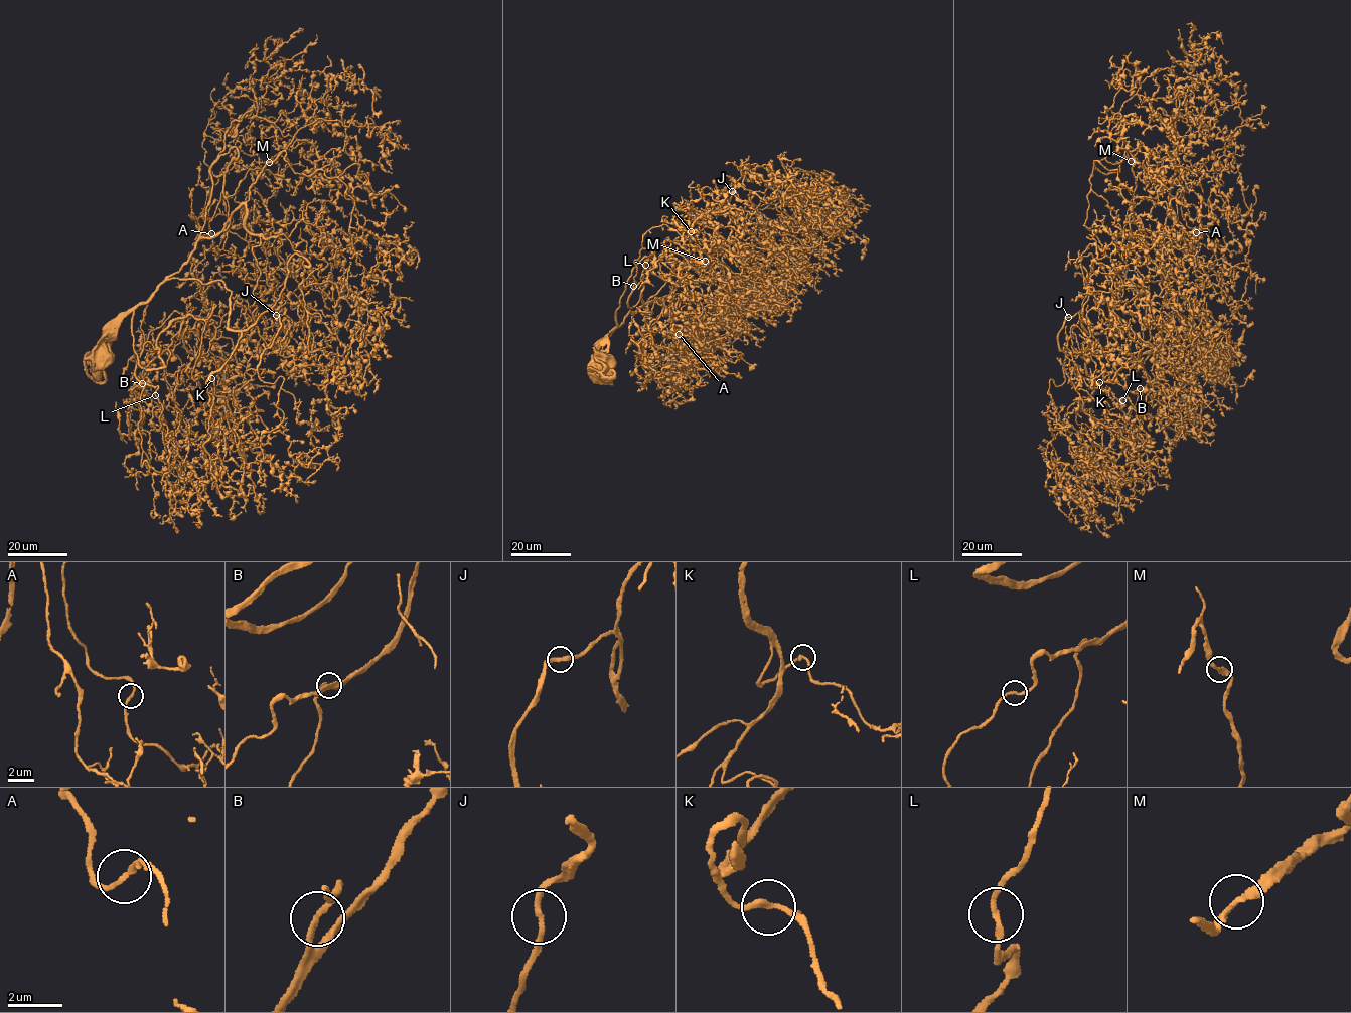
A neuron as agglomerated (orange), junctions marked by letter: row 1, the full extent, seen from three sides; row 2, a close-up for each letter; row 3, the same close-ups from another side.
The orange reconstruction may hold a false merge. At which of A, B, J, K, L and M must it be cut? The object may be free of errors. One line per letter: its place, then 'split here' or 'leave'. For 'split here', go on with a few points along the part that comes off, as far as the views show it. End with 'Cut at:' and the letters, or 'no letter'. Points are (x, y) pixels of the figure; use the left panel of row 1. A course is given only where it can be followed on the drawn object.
A: place (211, 233); leave
B: place (142, 383); leave
J: place (276, 315); leave
K: place (211, 378); leave
L: place (155, 395); leave
M: place (269, 162); leave
Cut at: no letter

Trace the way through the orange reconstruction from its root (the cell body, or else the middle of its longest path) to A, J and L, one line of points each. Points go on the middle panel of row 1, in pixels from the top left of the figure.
A: (603, 363), (598, 345), (639, 306), (662, 302), (660, 316), (680, 294), (678, 320), (671, 325), (679, 333)
J: (603, 363), (598, 345), (686, 262), (698, 233), (717, 208), (728, 204), (732, 191)
L: (603, 363), (598, 345), (617, 325), (626, 282), (646, 258), (639, 301), (628, 306), (645, 266)

